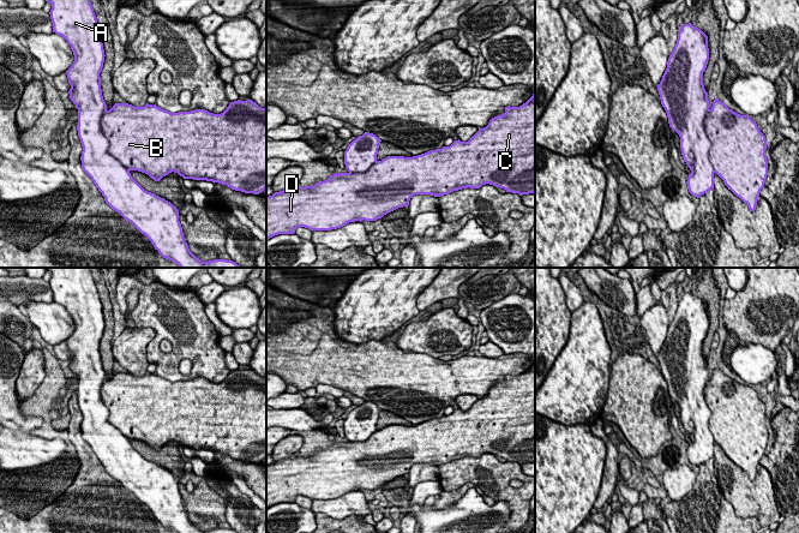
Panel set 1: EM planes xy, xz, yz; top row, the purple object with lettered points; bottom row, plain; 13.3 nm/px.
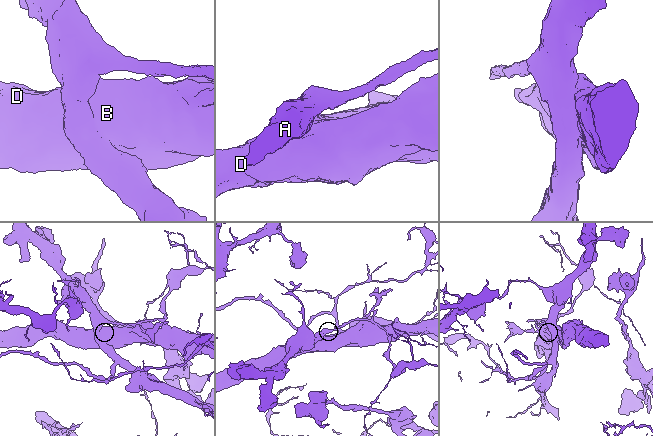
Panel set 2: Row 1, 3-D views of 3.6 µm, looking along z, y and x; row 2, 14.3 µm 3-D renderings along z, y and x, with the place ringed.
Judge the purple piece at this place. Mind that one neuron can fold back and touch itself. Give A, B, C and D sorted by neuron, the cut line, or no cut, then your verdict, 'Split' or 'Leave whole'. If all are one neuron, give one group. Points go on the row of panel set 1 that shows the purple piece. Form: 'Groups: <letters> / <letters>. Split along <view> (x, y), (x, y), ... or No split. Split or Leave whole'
Groups: A / B C D. Split along xy (106, 109), (101, 131), (108, 141), (108, 151), (128, 171). Split

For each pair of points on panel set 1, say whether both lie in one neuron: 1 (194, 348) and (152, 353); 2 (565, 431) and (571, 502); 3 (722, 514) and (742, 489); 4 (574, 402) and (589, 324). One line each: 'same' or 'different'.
1: same
2: same
3: different
4: same

